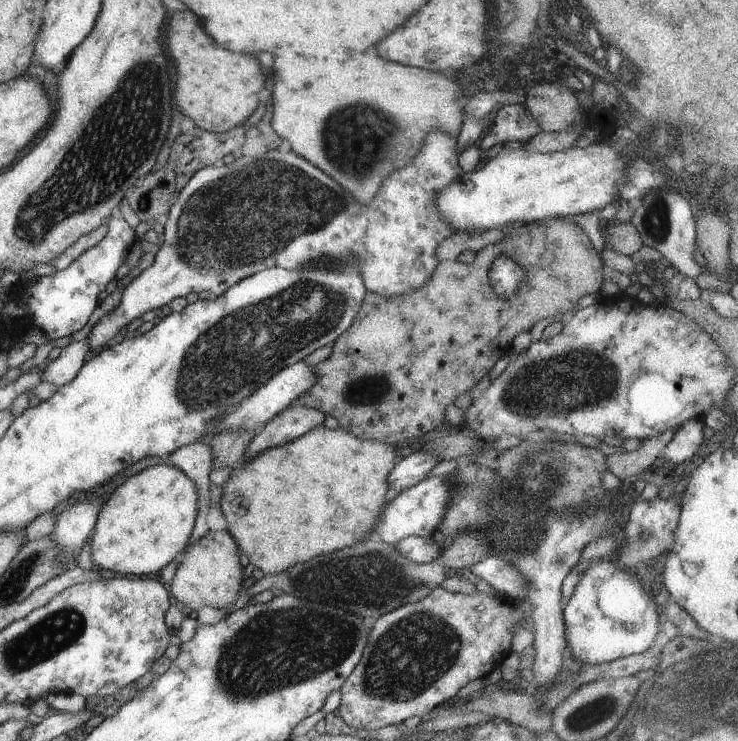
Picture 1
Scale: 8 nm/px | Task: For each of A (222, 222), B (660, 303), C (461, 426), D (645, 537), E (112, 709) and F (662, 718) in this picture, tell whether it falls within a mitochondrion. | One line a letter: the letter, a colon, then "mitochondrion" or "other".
A: mitochondrion
B: other
C: other
D: mitochondrion
E: other
F: mitochondrion

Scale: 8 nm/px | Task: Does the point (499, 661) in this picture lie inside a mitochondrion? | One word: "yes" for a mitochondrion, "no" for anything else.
no

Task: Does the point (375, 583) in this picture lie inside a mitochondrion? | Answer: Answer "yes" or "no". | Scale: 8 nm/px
yes

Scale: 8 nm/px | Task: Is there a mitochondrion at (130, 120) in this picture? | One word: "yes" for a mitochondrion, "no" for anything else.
yes

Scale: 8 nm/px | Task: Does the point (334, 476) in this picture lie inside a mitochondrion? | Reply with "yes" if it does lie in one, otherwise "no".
no

